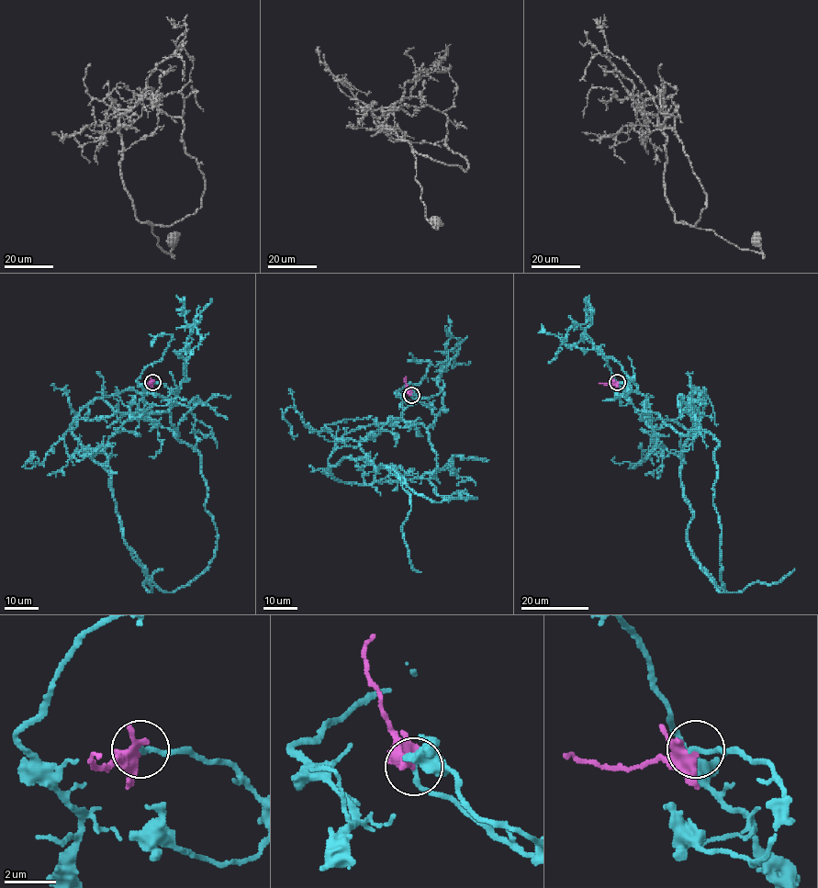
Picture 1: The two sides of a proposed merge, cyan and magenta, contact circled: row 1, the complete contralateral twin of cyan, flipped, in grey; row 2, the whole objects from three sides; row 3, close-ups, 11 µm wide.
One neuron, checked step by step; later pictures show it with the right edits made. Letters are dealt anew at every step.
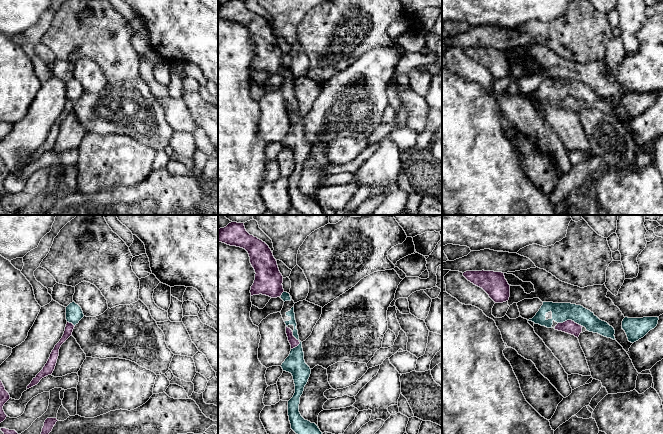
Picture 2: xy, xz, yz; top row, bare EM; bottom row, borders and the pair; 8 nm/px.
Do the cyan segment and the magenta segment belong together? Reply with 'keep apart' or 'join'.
join

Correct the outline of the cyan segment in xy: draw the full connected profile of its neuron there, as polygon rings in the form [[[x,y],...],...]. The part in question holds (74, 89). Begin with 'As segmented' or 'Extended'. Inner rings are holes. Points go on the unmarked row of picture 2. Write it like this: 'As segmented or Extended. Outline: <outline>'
Extended. Outline: [[[74,77],[66,83],[67,100],[65,103],[64,110],[60,115],[60,117],[55,121],[43,145],[36,151],[35,154],[33,154],[31,159],[27,162],[27,165],[37,161],[42,154],[51,151],[53,149],[57,139],[57,135],[59,132],[59,125],[61,121],[72,111],[75,101],[78,100],[83,93],[84,90],[81,83]]]

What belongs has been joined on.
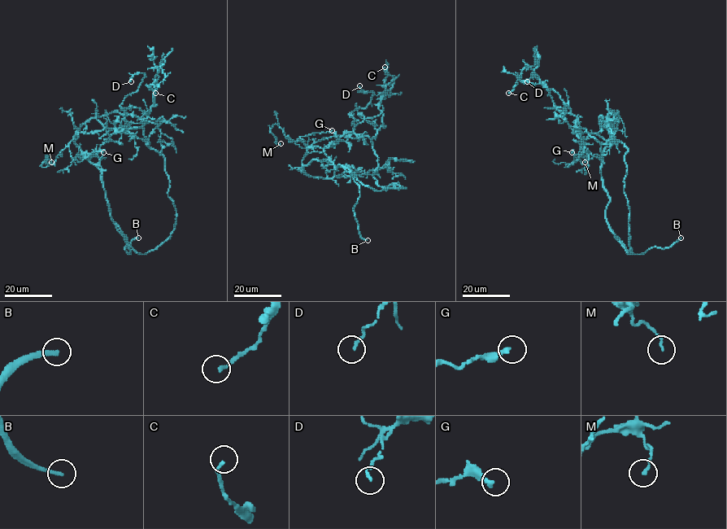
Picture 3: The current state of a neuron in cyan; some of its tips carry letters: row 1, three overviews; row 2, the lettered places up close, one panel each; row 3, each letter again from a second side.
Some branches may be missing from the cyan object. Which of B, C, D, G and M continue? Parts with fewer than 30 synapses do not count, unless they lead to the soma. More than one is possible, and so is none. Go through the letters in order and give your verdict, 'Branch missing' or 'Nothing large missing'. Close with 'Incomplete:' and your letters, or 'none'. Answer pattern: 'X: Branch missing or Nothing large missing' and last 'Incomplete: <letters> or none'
B: Branch missing
C: Nothing large missing
D: Nothing large missing
G: Nothing large missing
M: Nothing large missing
Incomplete: B

